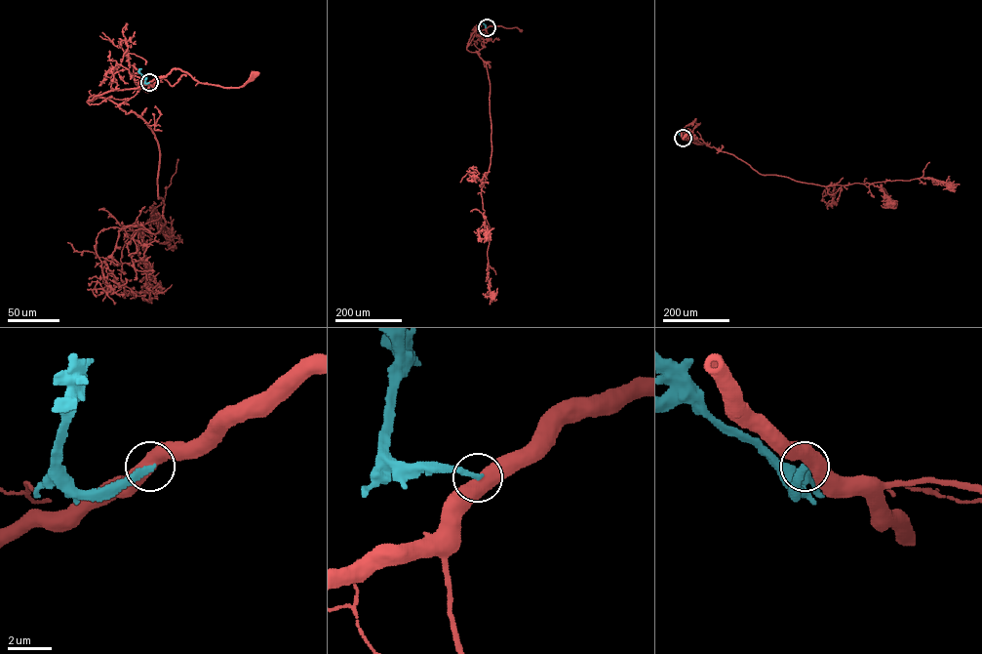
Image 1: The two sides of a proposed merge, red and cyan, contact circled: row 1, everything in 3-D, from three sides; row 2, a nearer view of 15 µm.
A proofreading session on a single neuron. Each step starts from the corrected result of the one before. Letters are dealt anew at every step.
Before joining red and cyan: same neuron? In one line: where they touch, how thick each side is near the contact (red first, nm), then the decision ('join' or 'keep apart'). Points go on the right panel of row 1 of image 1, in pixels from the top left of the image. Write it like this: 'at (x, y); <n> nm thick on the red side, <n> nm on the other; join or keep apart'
at (683, 138); 550 nm thick on the red side, 280 nm on the other; keep apart

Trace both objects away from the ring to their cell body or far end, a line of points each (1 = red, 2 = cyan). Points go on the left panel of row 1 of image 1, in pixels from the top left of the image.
1: (149, 82), (166, 76), (174, 68), (179, 69), (202, 83), (239, 88), (255, 74)
2: (149, 82), (146, 83), (145, 77), (138, 72), (141, 69)

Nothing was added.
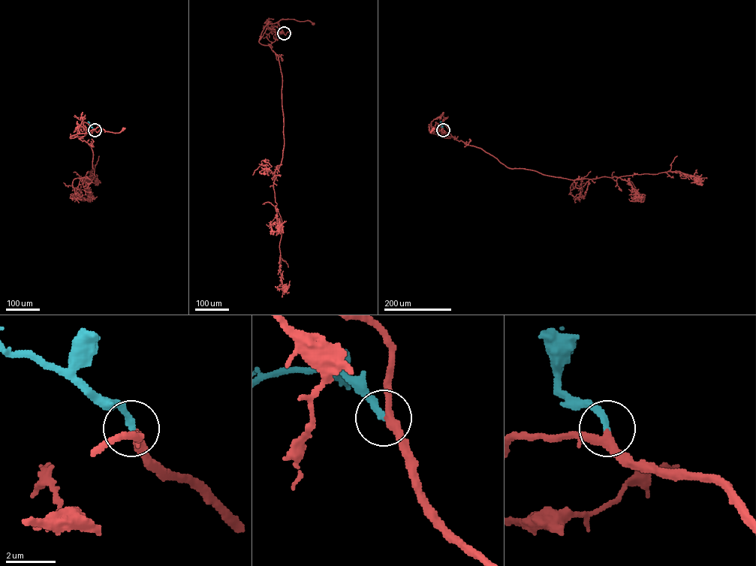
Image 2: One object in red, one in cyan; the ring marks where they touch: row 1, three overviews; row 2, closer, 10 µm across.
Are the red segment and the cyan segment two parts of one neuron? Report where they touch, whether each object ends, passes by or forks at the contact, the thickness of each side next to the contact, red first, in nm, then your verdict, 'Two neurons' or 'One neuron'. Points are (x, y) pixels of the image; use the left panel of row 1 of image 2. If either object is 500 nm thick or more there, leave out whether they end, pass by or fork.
Place: (94, 130). At the ring red passes by. At the ring cyan ends. Thickness 320 nm (red) against 280 nm. One neuron

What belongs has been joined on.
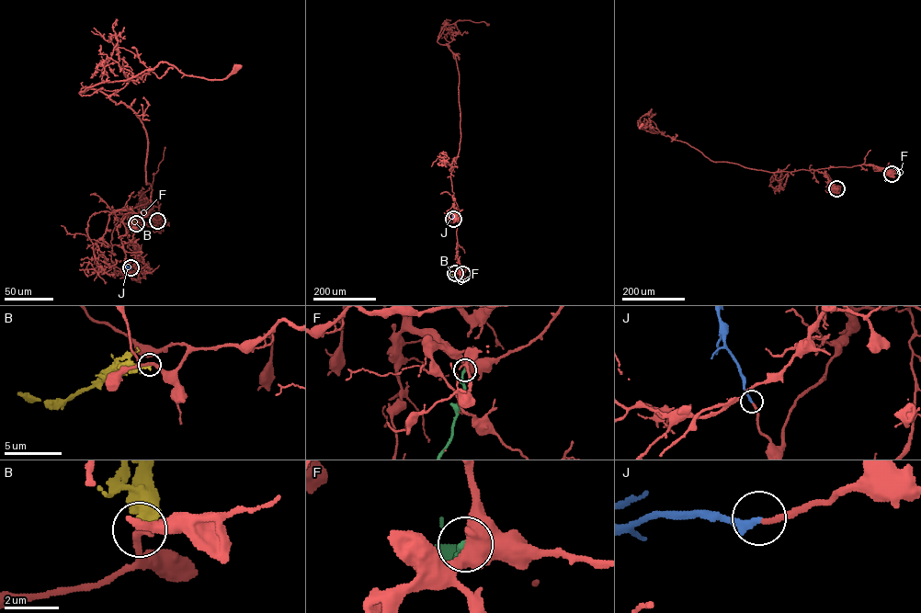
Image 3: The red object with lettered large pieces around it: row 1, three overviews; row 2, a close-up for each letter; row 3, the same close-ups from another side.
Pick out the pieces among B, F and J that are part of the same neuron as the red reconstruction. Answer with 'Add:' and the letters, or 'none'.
Add: J

